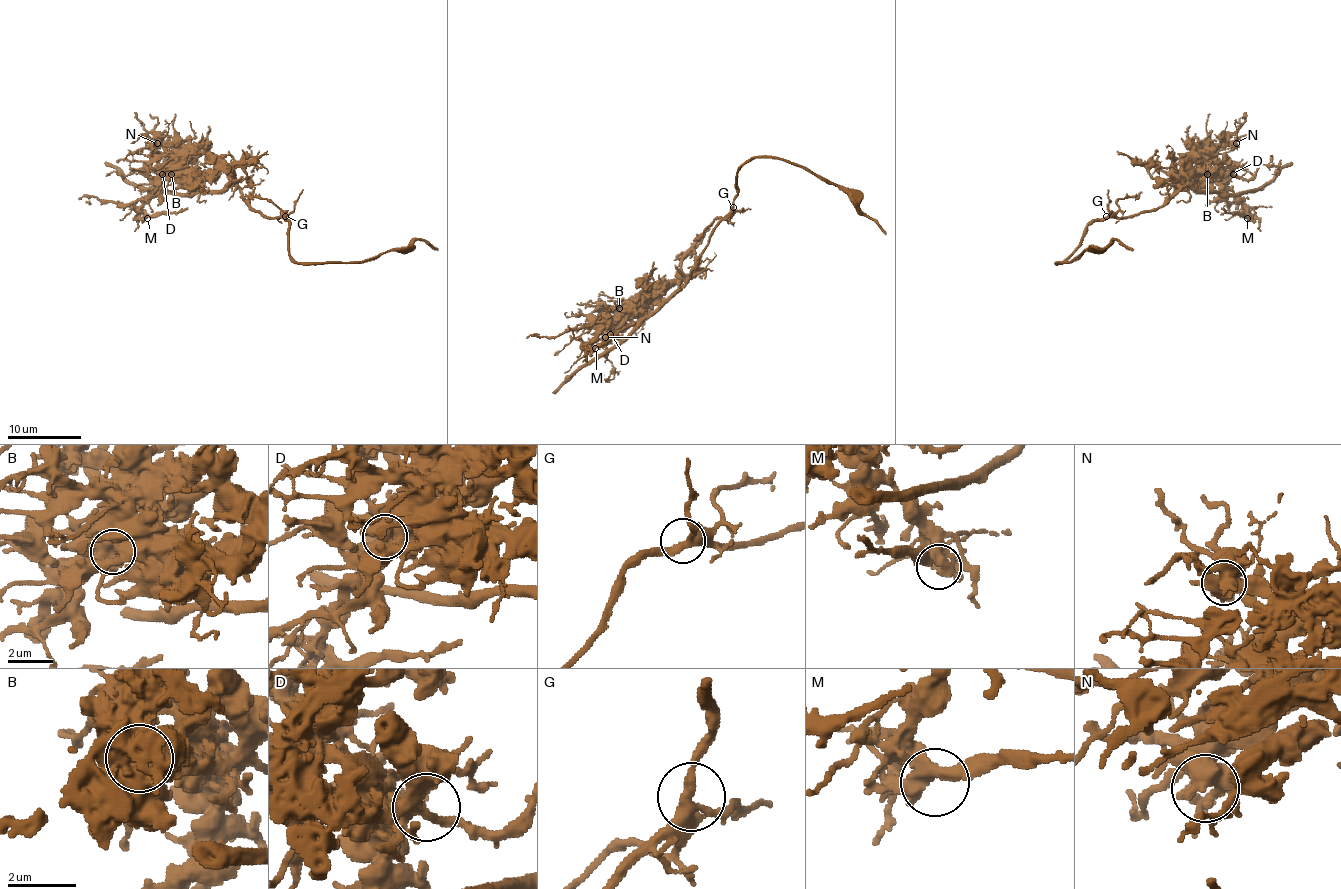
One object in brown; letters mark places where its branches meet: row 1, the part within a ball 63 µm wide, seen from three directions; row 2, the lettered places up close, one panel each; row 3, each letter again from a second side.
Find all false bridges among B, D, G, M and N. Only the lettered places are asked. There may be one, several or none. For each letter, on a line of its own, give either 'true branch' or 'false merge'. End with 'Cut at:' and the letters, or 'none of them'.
B: true branch
D: true branch
G: true branch
M: true branch
N: true branch
Cut at: none of them

